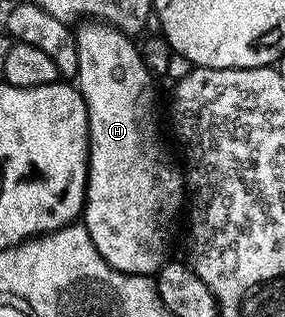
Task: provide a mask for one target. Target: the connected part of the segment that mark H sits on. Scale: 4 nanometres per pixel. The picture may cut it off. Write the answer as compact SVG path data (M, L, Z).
M87 20L77 26L74 38L78 48L78 76L76 78L76 88L82 94L86 110L88 111L88 123L90 124L90 164L86 171L86 204L84 206L84 224L88 235L92 235L92 243L96 243L96 251L108 264L121 273L136 273L139 275L154 275L166 264L170 249L170 236L174 233L174 220L178 217L178 212L183 212L184 202L188 197L188 190L184 180L183 170L176 162L170 158L170 153L166 150L166 145L162 142L162 133L158 130L158 117L154 114L154 83L156 77L150 73L148 67L141 59L141 51L137 44L127 34L121 33L118 29L107 25L105 21Z

